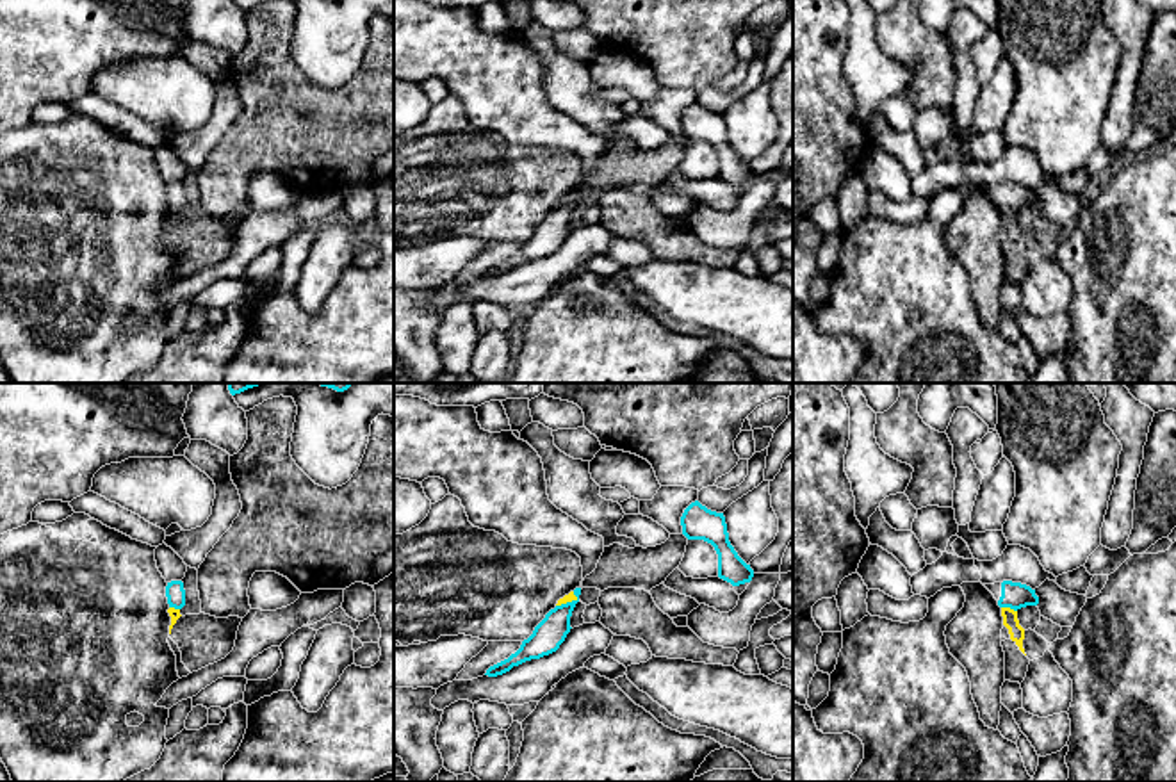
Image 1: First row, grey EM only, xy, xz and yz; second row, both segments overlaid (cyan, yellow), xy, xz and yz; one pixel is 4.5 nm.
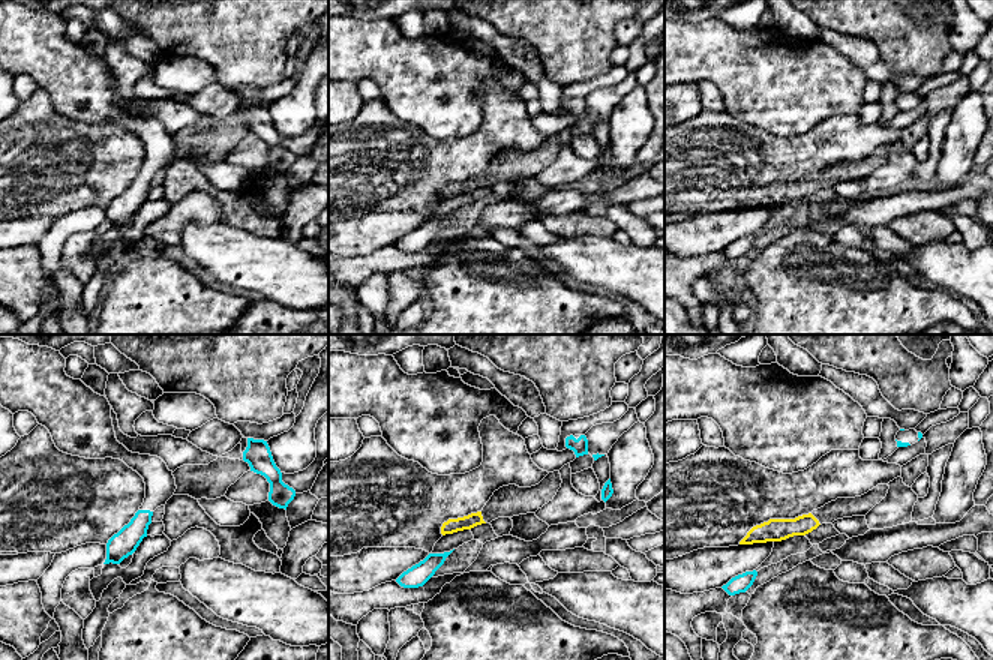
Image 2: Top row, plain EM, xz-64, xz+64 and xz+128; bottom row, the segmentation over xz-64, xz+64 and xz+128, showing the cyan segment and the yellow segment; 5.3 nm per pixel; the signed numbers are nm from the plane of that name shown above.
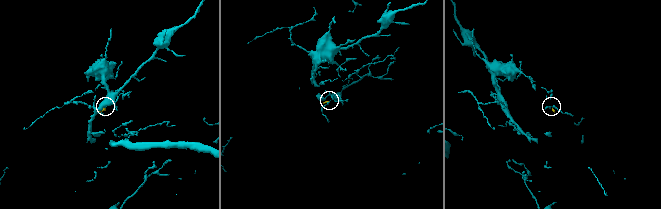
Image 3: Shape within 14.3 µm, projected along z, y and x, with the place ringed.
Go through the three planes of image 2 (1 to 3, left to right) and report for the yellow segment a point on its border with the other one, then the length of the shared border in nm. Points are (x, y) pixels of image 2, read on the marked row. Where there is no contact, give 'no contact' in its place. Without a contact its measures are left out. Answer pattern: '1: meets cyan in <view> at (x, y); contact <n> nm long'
1: no contact
2: no contact
3: no contact

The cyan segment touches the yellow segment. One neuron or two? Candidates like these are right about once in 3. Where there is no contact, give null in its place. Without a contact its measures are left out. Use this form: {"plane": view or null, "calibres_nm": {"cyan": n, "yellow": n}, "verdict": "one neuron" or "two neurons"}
{"plane": "yz", "calibres_nm": {"cyan": 120, "yellow": 70}, "verdict": "two neurons"}

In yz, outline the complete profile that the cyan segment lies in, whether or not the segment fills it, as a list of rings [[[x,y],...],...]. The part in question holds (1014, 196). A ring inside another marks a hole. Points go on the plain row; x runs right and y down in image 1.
[[[1003,182],[1003,183],[984,185],[984,187],[994,196],[1000,208],[1010,208],[1017,212],[1021,208],[1039,205],[1039,198],[1035,196],[1035,191],[1021,183]]]

